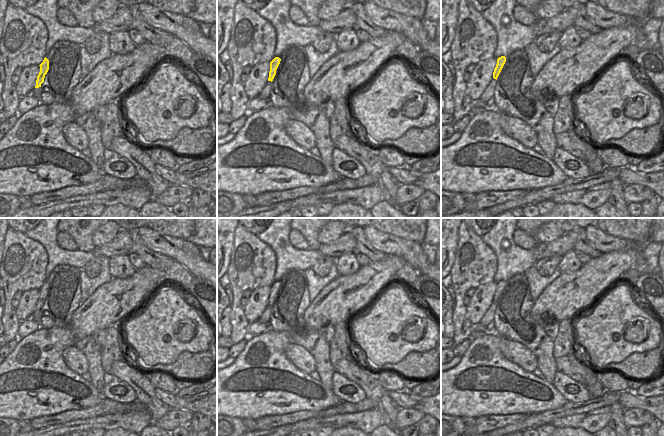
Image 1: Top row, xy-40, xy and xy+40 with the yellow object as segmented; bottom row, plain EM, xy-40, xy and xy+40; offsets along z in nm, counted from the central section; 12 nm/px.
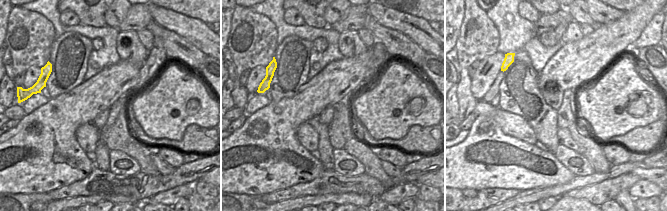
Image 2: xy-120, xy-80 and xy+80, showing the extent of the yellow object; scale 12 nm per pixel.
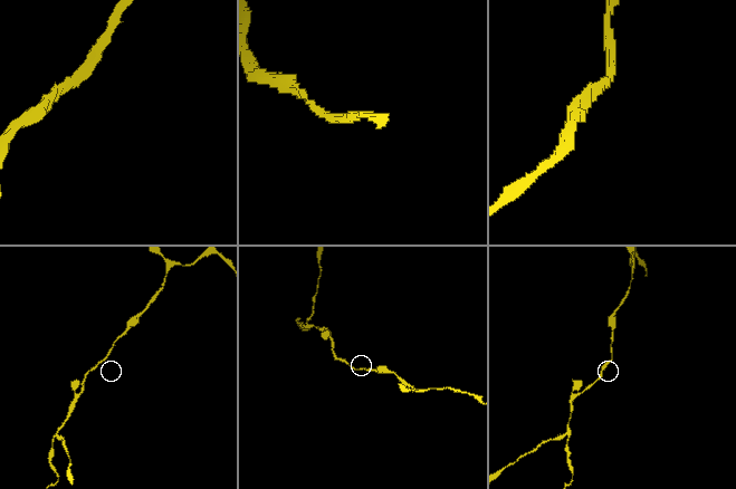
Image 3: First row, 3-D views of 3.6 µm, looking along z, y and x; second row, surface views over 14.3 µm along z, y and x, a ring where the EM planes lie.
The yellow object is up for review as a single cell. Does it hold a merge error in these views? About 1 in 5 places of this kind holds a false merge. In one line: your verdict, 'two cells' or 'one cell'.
one cell

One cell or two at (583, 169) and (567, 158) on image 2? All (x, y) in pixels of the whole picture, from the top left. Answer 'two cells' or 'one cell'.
one cell

